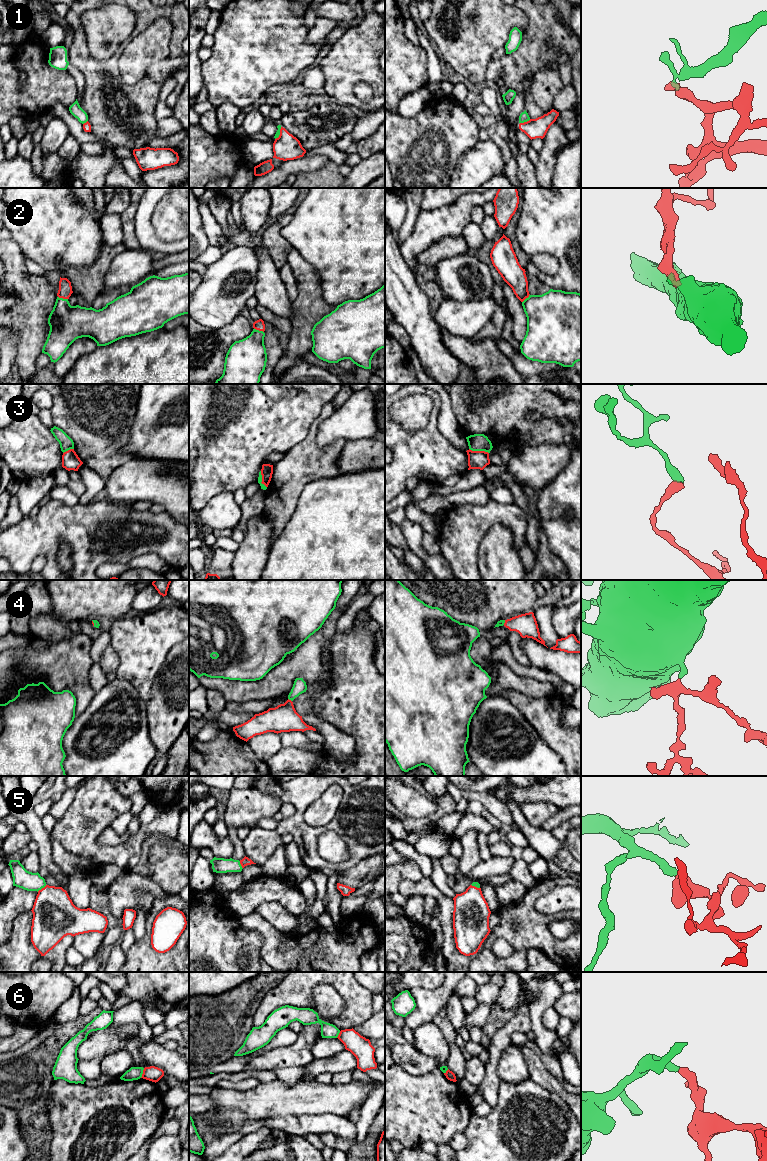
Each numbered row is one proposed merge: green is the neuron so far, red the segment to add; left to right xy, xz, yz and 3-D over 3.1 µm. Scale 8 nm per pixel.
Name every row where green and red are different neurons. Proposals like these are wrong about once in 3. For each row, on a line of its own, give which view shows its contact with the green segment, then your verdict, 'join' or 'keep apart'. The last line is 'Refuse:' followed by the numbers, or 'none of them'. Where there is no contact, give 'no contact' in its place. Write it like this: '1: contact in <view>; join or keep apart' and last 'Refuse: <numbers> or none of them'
1: contact in yz; keep apart
2: contact in xy; join
3: contact in yz; keep apart
4: contact in xz; join
5: contact in xy; join
6: contact in xy; keep apart
Refuse: 1, 3, 6

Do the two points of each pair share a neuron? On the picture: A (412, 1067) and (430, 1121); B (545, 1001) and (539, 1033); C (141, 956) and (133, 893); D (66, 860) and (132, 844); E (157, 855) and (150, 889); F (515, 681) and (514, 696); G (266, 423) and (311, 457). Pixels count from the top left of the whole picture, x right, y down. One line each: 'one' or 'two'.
A: two
B: one
C: two
D: two
E: two
F: two
G: two

